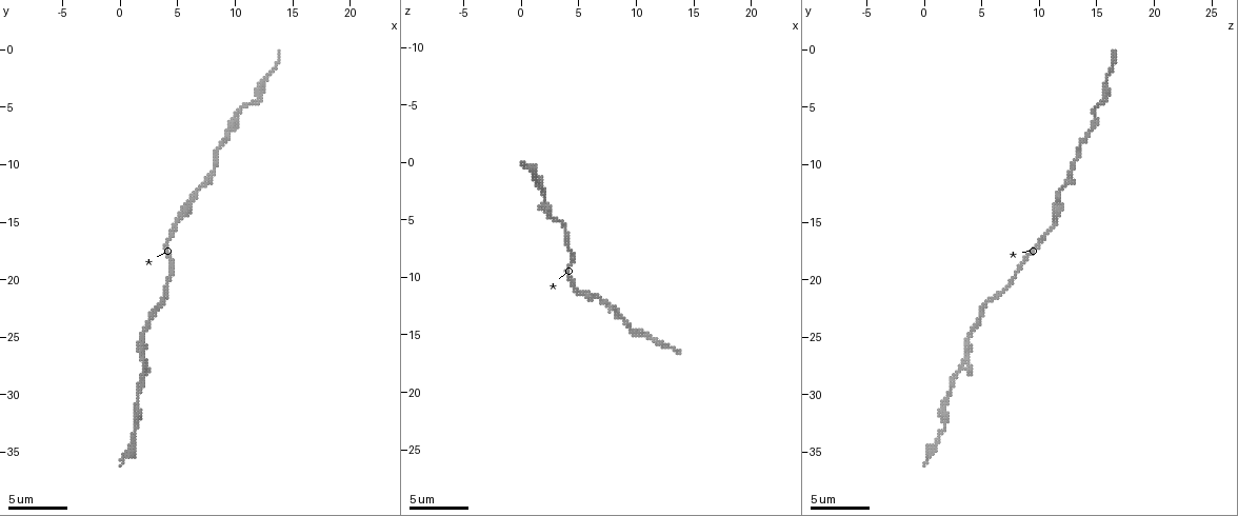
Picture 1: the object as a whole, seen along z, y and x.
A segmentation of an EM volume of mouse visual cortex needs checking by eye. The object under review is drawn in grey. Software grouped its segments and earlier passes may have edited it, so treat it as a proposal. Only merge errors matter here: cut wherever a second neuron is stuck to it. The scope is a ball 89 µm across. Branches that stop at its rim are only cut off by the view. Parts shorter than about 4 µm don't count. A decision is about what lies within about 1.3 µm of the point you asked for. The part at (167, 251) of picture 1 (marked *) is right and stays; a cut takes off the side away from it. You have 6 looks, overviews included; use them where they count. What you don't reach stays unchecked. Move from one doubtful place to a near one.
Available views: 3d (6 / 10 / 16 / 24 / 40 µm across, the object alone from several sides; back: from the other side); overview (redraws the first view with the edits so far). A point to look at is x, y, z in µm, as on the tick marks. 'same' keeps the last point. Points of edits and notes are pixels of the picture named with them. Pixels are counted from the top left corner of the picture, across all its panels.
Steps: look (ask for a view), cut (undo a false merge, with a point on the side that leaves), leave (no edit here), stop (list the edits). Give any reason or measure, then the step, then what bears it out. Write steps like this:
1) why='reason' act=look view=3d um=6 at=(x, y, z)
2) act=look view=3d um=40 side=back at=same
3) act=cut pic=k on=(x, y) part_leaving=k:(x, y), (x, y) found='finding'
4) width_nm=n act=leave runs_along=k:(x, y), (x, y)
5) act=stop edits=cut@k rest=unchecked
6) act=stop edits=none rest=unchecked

why='calibre changes' act=look view=3d um=10 at=(4.8, 15.2, 11.6)

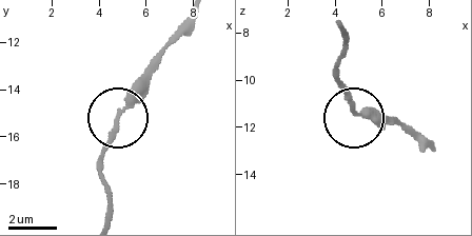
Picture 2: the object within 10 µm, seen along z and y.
act=look view=3d um=10 side=back at=(5.0, 15.1, 11.5)

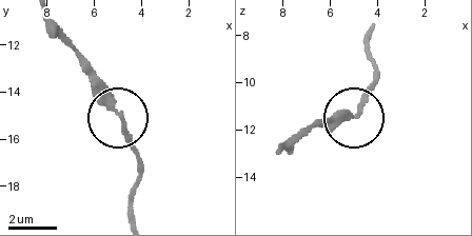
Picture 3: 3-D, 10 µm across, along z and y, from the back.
width_nm=240 act=leave found='continuous, no second neuron'

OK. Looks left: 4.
why='sudden change in width' act=look view=3d um=16 at=(8.2, 10.4, 13.0)

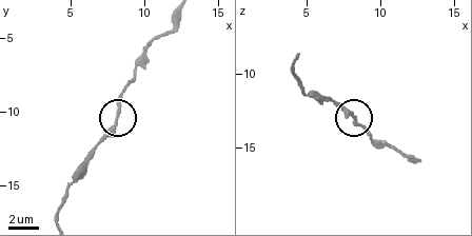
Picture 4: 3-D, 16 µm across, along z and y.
act=leave runs_along=4:(57, 215), (75, 170), (116, 117), (125, 84) found='continuous, no second neuron'

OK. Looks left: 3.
why='sudden change in width' act=look view=3d um=16 at=(11.6, 4.6, 15.6)

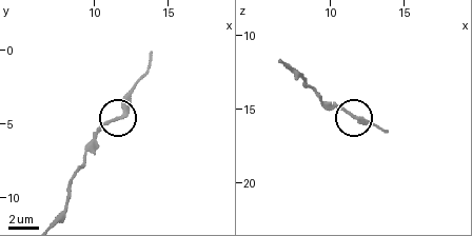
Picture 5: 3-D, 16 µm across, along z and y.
act=leave runs_along=5:(55, 218), (93, 138), (122, 112), (125, 97), (141, 79) found='one neuron here'

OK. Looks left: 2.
act=stop edits=none rest=unchecked

